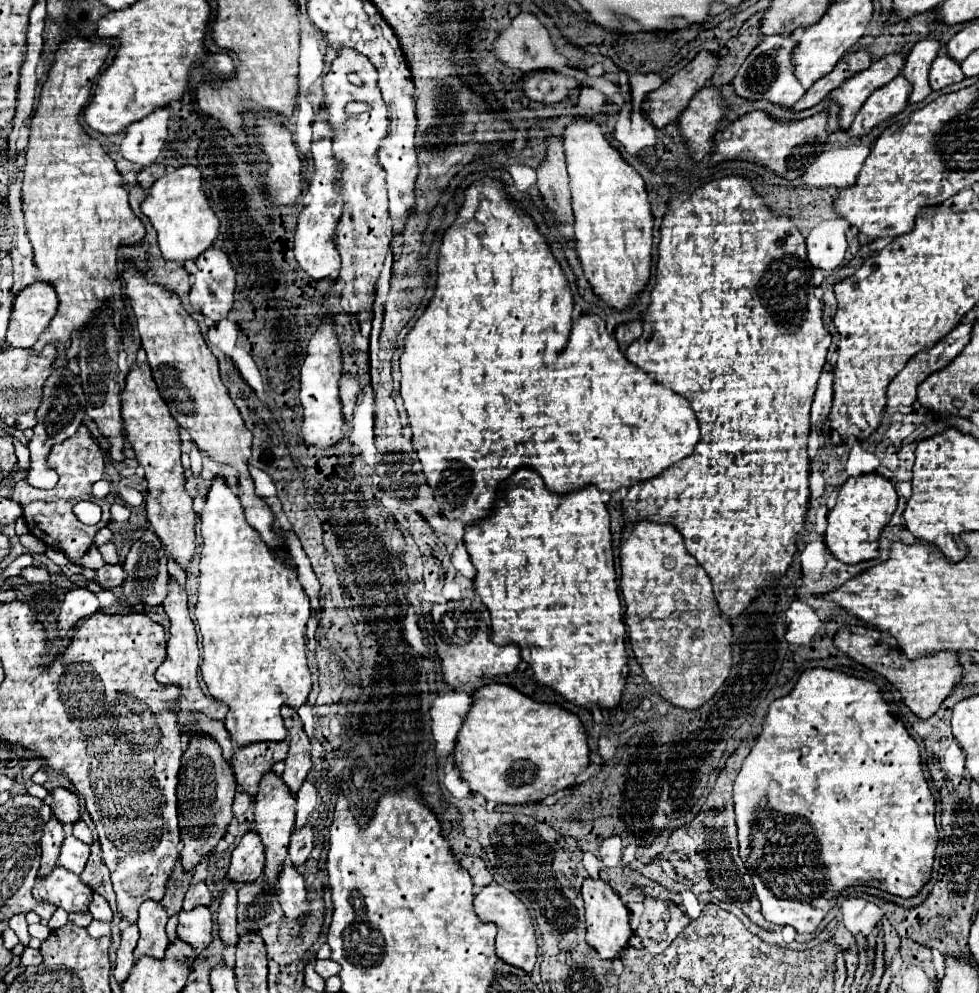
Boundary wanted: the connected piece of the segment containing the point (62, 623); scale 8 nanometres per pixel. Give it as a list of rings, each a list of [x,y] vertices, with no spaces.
[[[72,589],[66,593],[60,615],[58,615],[58,627],[52,639],[64,639],[66,633],[70,629],[74,629],[74,625],[84,619],[90,617],[98,611],[98,599],[92,591],[88,589]]]

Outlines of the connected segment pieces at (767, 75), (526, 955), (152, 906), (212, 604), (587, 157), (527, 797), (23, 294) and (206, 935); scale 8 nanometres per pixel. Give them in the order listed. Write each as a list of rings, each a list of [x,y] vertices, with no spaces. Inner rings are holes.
[[[796,29],[796,33],[790,33],[788,37],[772,35],[766,37],[762,43],[758,43],[734,77],[736,95],[748,101],[766,99],[778,107],[792,107],[804,93],[804,87],[796,83],[796,77],[792,73],[792,49],[796,47],[796,41],[802,35],[802,31],[804,29]]]
[[[492,881],[482,891],[476,893],[474,909],[476,909],[476,915],[480,921],[494,923],[498,929],[498,935],[496,935],[498,959],[530,973],[532,967],[536,965],[536,933],[534,933],[534,925],[530,921],[530,913],[526,909],[526,905],[520,899],[516,899],[510,891],[506,891],[502,885]]]
[[[144,901],[140,905],[140,917],[138,917],[138,929],[140,929],[140,939],[134,949],[134,961],[140,957],[154,957],[154,959],[164,959],[164,951],[170,945],[166,937],[166,921],[168,915],[162,905],[156,905],[154,901]]]
[[[218,477],[208,491],[200,521],[204,543],[198,565],[200,579],[194,615],[202,635],[202,679],[210,697],[230,707],[224,725],[238,747],[258,741],[284,741],[288,731],[280,717],[282,705],[298,709],[306,703],[312,689],[304,651],[304,629],[310,617],[308,597],[298,581],[296,567],[292,563],[280,563],[266,543],[258,539],[256,529],[244,519],[240,499],[226,487],[222,477]]]
[[[576,119],[564,133],[572,207],[576,217],[576,251],[592,291],[612,309],[624,311],[644,291],[652,269],[654,217],[642,177],[608,143],[592,119]]]
[[[488,683],[478,687],[472,695],[472,707],[456,737],[454,765],[460,769],[460,779],[470,785],[470,793],[478,793],[496,803],[520,805],[572,787],[576,777],[590,765],[590,755],[584,727],[576,715],[558,705],[538,703],[508,685]]]
[[[34,283],[22,289],[12,307],[6,343],[10,347],[32,347],[58,309],[58,297],[52,285]]]
[[[196,907],[194,911],[182,911],[178,923],[178,937],[188,943],[196,955],[212,941],[212,913],[208,907]]]

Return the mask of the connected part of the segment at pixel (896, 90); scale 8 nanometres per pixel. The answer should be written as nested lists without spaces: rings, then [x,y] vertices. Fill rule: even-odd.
[[[902,73],[898,77],[894,77],[888,85],[876,89],[866,99],[862,109],[858,111],[856,119],[852,121],[852,125],[848,129],[848,135],[850,137],[864,137],[882,121],[902,113],[908,103],[910,91],[912,91],[912,85],[908,85],[908,81],[904,79]]]

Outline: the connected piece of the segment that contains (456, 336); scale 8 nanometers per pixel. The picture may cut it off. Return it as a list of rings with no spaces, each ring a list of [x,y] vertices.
[[[484,179],[484,181],[474,183],[466,191],[466,201],[456,217],[456,223],[444,233],[444,241],[442,241],[440,257],[438,257],[436,295],[430,301],[430,305],[426,307],[424,315],[416,321],[414,329],[406,335],[404,351],[400,357],[400,371],[402,371],[400,393],[404,399],[404,407],[406,407],[406,413],[410,419],[412,433],[416,433],[416,437],[414,437],[416,455],[422,463],[422,473],[426,477],[426,483],[432,487],[434,499],[438,501],[440,513],[446,519],[458,519],[466,527],[466,525],[474,525],[476,521],[482,521],[484,517],[488,517],[490,515],[488,511],[492,511],[492,507],[496,503],[496,493],[498,493],[496,485],[506,481],[520,467],[534,469],[544,479],[546,489],[552,493],[558,493],[558,495],[568,495],[568,493],[582,489],[586,485],[596,485],[600,491],[614,493],[620,487],[632,487],[640,481],[658,477],[660,473],[670,469],[676,461],[692,455],[696,443],[700,441],[700,429],[698,429],[698,421],[696,421],[694,413],[690,411],[688,403],[680,395],[664,389],[660,383],[650,381],[646,377],[646,373],[636,369],[636,365],[632,365],[620,351],[614,335],[606,333],[604,321],[598,315],[582,315],[572,325],[572,312],[573,296],[568,289],[564,271],[560,269],[558,261],[554,259],[544,237],[538,233],[532,217],[522,215],[522,211],[516,207],[516,203],[512,199],[508,199],[500,181]]]

